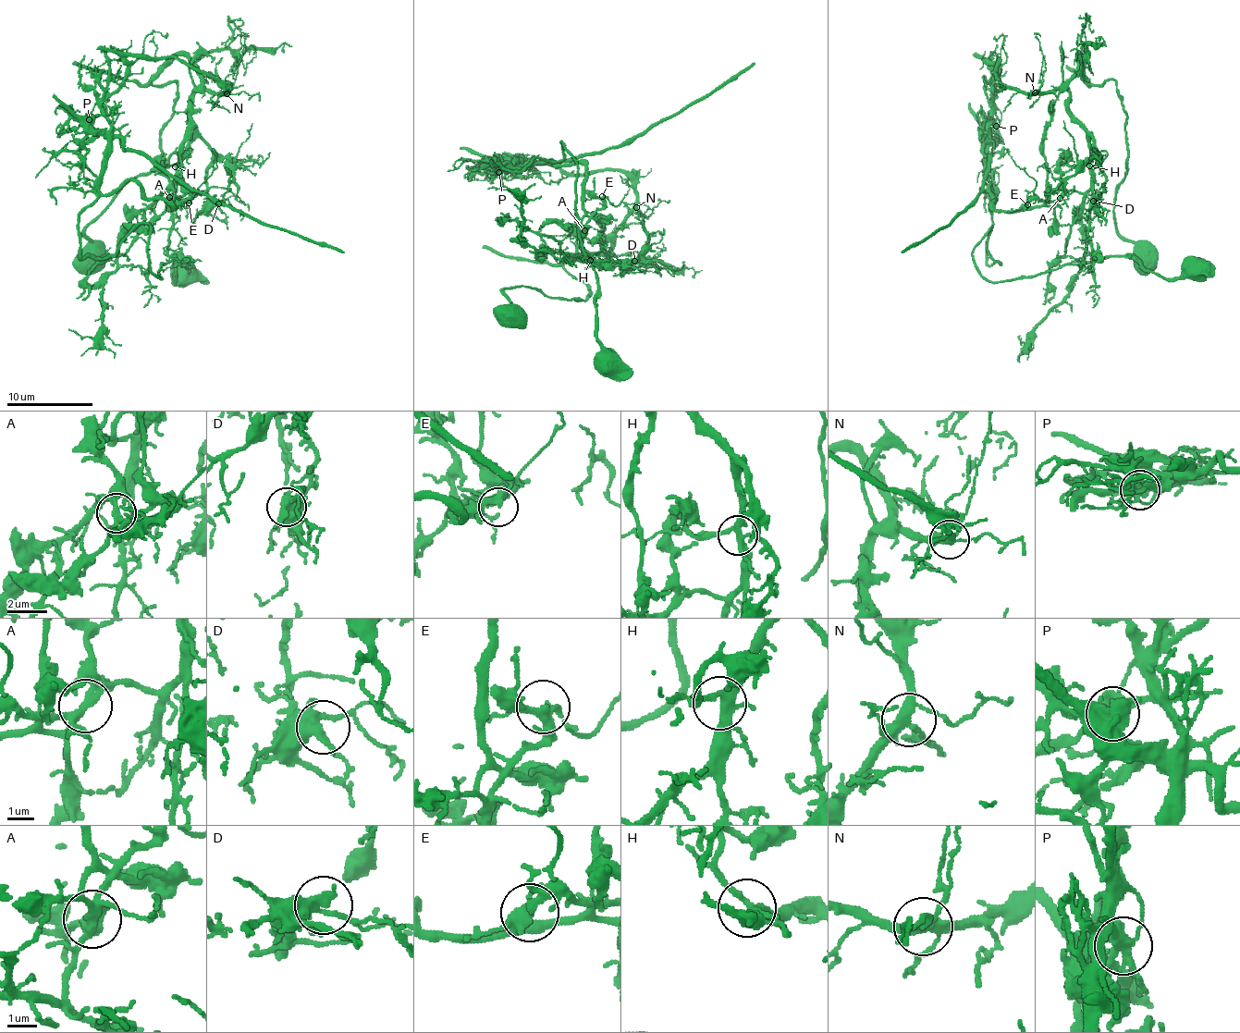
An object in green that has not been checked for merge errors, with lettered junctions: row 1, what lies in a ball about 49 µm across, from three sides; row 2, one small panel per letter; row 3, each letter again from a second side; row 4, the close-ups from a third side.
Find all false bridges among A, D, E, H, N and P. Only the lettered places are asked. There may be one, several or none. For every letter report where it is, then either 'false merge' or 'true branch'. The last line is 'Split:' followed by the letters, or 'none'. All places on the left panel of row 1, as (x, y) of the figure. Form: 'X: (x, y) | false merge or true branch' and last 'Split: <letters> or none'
A: (169, 197) | false merge
D: (218, 203) | true branch
E: (189, 202) | true branch
H: (175, 166) | true branch
N: (227, 93) | true branch
P: (89, 119) | false merge
Split: A, P

